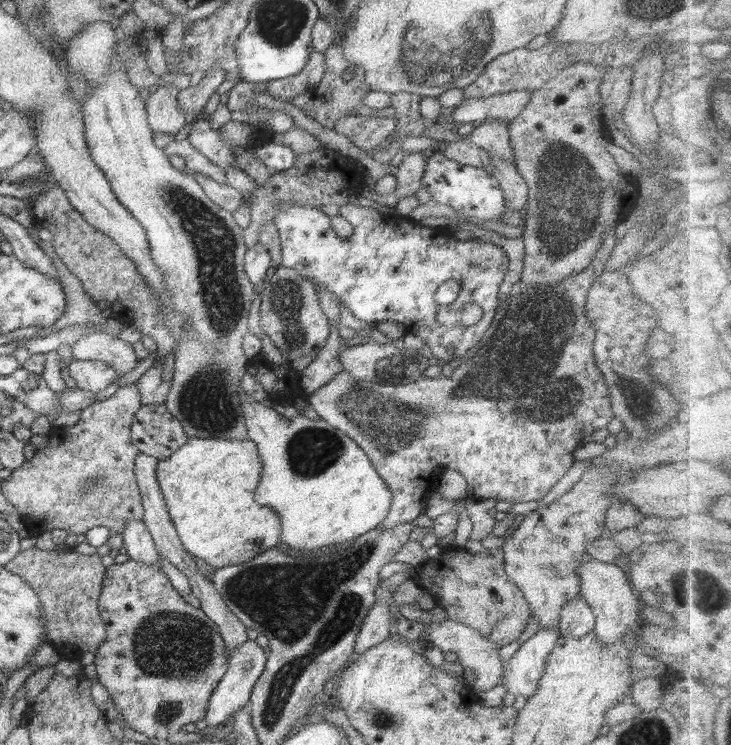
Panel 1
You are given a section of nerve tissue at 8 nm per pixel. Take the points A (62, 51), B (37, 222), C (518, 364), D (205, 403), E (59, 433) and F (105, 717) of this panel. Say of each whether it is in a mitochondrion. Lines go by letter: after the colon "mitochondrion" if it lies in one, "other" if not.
A: other
B: other
C: mitochondrion
D: mitochondrion
E: other
F: other

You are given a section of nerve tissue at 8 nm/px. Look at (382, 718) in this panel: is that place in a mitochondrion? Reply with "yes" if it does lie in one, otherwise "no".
yes

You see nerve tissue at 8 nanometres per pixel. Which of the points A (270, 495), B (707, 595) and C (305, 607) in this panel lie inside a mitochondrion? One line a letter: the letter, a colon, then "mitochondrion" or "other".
A: other
B: mitochondrion
C: mitochondrion

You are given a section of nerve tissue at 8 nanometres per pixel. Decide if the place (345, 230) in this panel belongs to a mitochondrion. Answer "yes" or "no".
no

